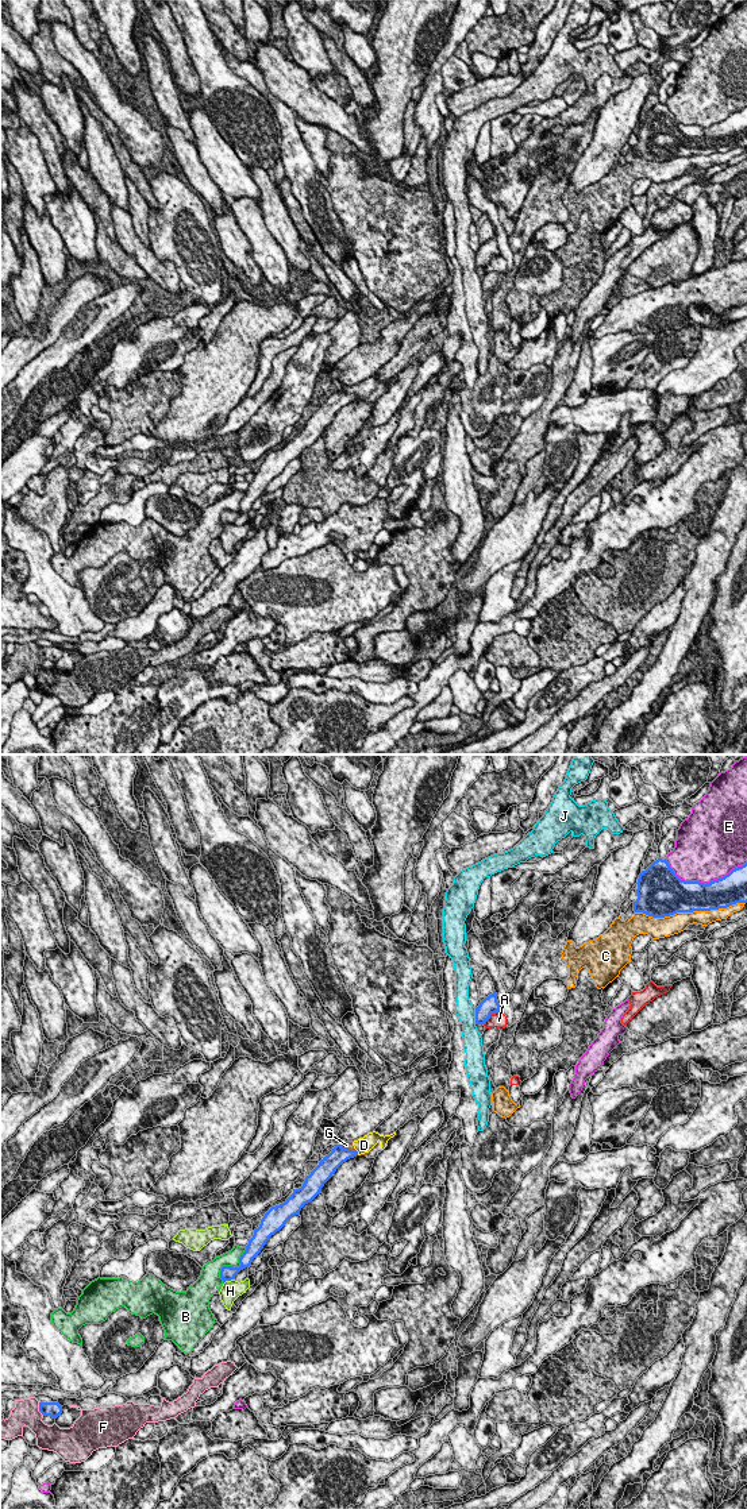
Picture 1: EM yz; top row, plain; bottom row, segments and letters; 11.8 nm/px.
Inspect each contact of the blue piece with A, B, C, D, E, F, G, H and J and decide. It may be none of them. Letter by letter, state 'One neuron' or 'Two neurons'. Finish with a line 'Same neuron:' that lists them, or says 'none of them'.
A: Two neurons
B: Two neurons
C: Two neurons
D: Two neurons
E: Two neurons
F: Two neurons
G: Two neurons
H: Two neurons
J: Two neurons
Same neuron: none of them

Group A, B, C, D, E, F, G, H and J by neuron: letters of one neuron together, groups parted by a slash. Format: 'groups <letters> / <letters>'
groups A / B C D G / E / F / H / J

